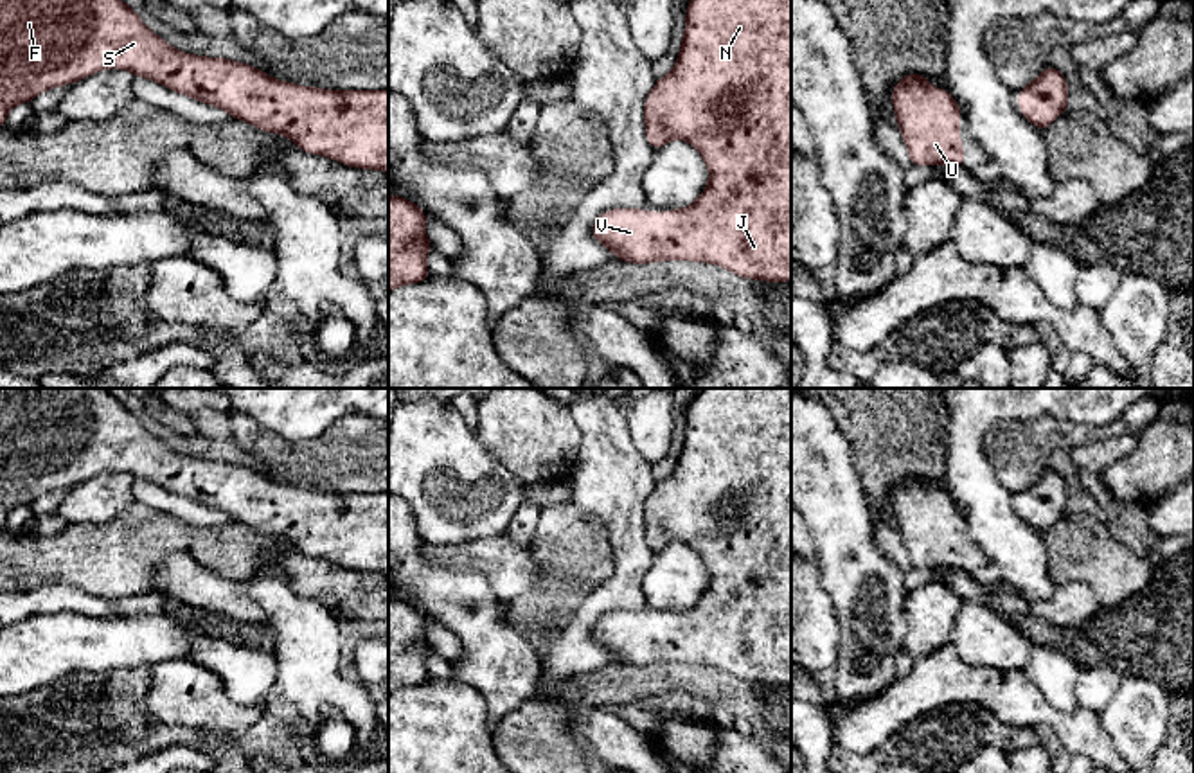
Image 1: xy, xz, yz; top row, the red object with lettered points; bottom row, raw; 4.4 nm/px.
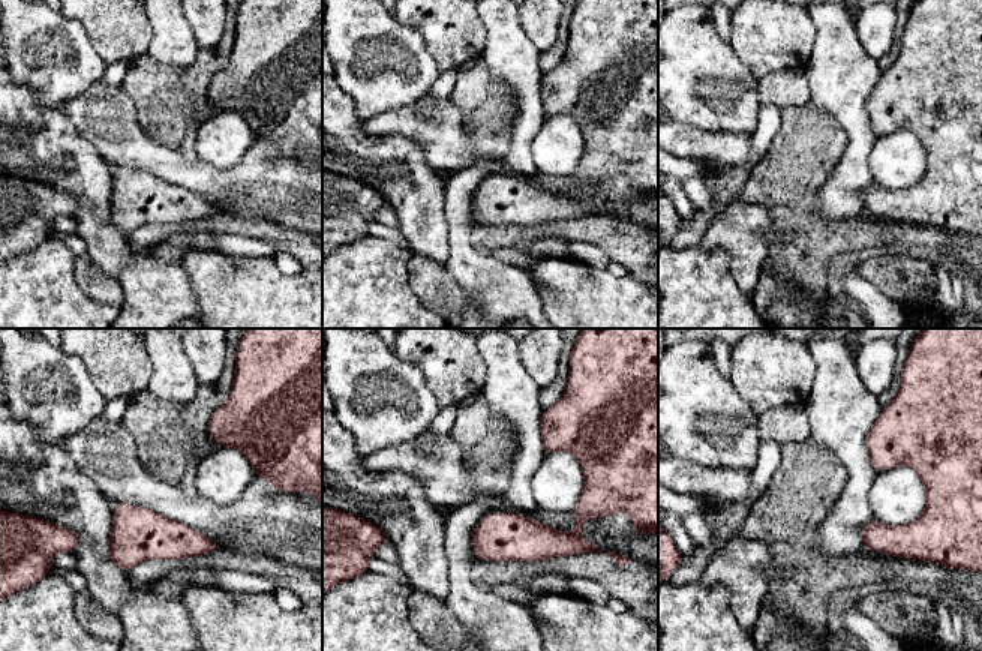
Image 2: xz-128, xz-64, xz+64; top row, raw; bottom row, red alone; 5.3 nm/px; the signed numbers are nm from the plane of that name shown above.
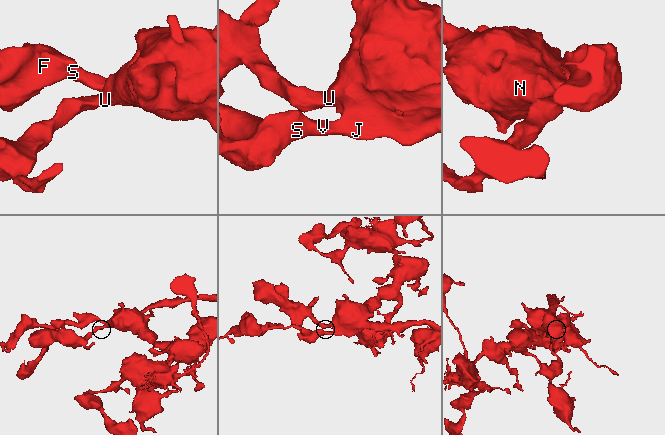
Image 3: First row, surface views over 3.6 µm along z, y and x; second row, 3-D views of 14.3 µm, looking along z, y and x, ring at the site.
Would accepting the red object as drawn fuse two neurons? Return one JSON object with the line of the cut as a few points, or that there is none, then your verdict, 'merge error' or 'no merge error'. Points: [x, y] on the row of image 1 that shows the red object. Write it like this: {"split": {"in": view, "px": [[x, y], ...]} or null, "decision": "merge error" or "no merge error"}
{"split": null, "decision": "no merge error"}

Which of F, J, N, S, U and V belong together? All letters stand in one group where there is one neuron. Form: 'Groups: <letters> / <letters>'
Groups: F J N S U V

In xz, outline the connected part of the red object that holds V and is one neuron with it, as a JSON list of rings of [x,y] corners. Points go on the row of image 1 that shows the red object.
[[[691,0],[678,61],[647,93],[644,120],[653,149],[687,140],[703,156],[710,180],[685,209],[602,212],[592,237],[624,262],[698,261],[743,279],[791,280],[791,0]]]

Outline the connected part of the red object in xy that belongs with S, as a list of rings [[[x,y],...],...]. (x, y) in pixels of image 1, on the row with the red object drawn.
[[[0,0],[0,128],[11,108],[104,68],[129,70],[286,135],[302,151],[388,173],[388,90],[320,90],[173,49],[122,0]]]

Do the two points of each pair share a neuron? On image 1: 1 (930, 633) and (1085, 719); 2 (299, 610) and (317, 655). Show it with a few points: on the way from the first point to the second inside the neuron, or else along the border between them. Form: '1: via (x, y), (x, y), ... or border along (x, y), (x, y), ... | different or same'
1: border along (948, 642), (914, 662) | different
2: via (299, 621), (308, 644) | same

